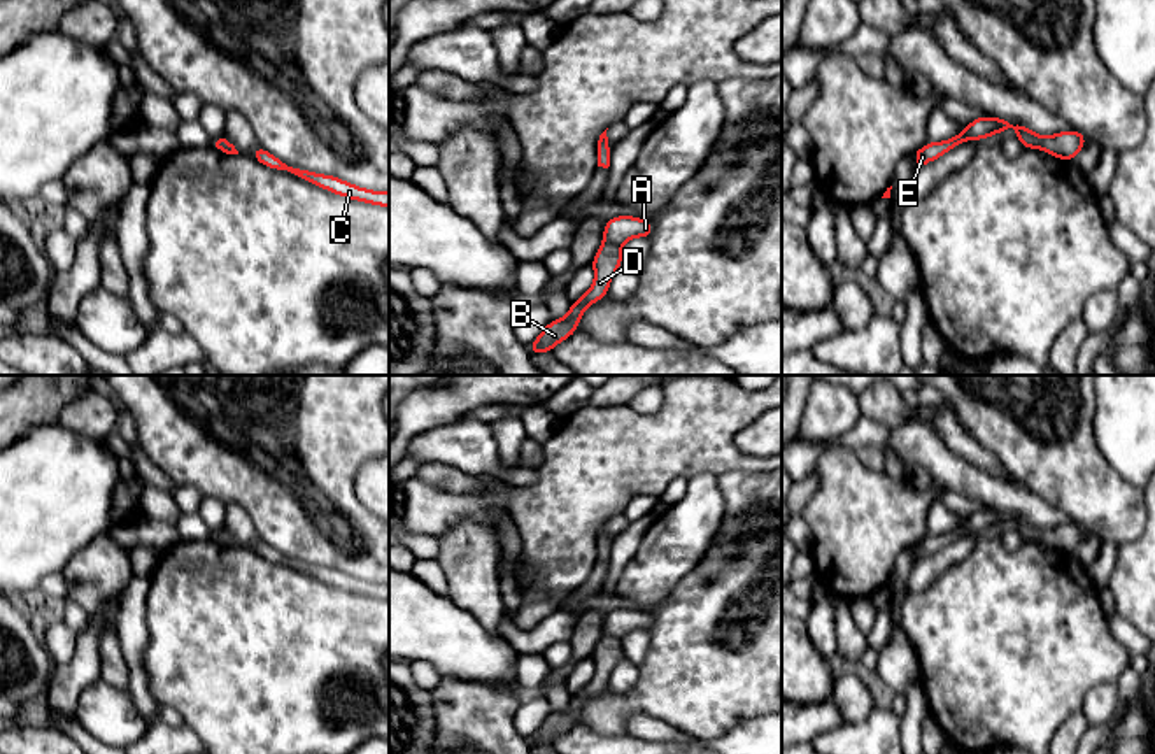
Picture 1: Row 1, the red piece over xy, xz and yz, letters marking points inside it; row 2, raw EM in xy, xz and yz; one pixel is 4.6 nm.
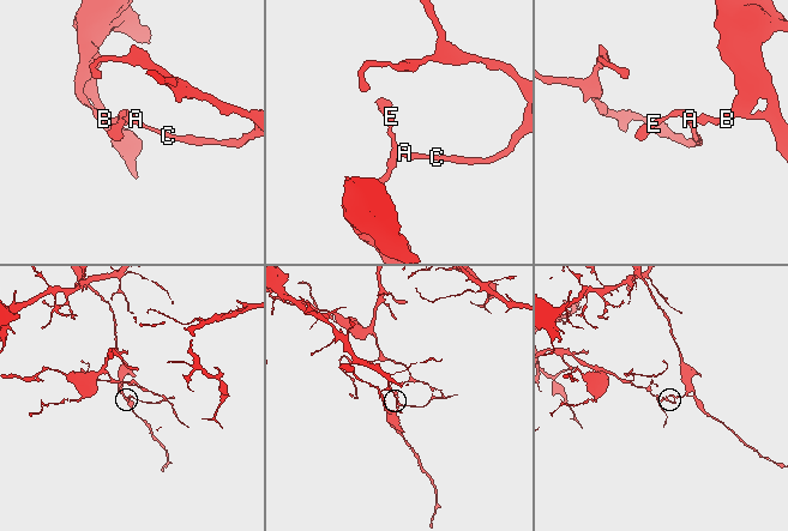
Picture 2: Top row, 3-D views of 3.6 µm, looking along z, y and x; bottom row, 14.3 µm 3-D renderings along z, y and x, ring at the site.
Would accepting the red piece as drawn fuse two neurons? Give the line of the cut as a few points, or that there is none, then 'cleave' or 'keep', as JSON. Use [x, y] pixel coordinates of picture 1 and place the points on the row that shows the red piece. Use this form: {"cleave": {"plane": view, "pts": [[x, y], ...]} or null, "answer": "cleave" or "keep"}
{"cleave": {"plane": "xz", "pts": [[605, 241], [619, 246]]}, "answer": "cleave"}

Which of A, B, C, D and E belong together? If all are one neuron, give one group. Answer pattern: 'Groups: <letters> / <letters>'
Groups: A C E / B D

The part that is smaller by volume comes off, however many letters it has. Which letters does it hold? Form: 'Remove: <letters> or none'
Remove: B, D

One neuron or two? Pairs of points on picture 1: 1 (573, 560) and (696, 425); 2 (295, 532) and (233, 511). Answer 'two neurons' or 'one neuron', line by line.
1: one neuron
2: two neurons

